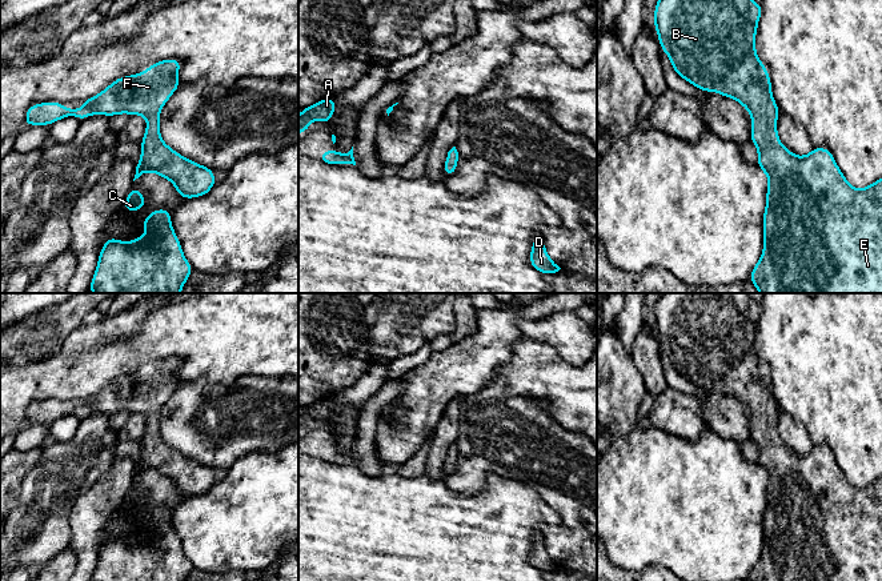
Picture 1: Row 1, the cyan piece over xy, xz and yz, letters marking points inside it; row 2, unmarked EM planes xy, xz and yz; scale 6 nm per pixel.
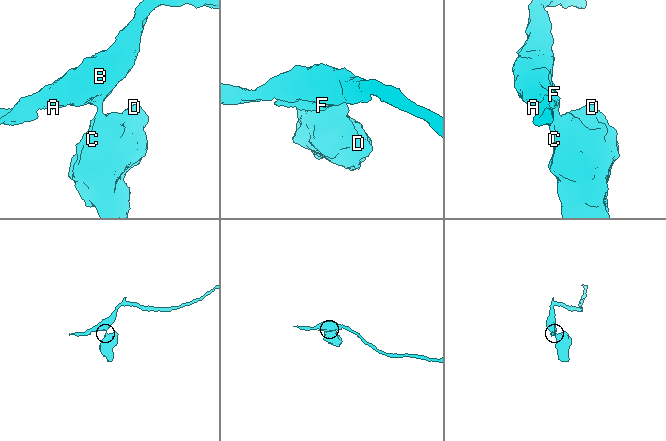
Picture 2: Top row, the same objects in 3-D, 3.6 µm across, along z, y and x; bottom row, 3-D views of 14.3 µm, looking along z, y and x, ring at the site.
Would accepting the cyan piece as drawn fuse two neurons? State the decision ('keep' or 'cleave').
keep

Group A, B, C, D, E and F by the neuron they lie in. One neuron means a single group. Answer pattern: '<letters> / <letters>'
A B C D E F

